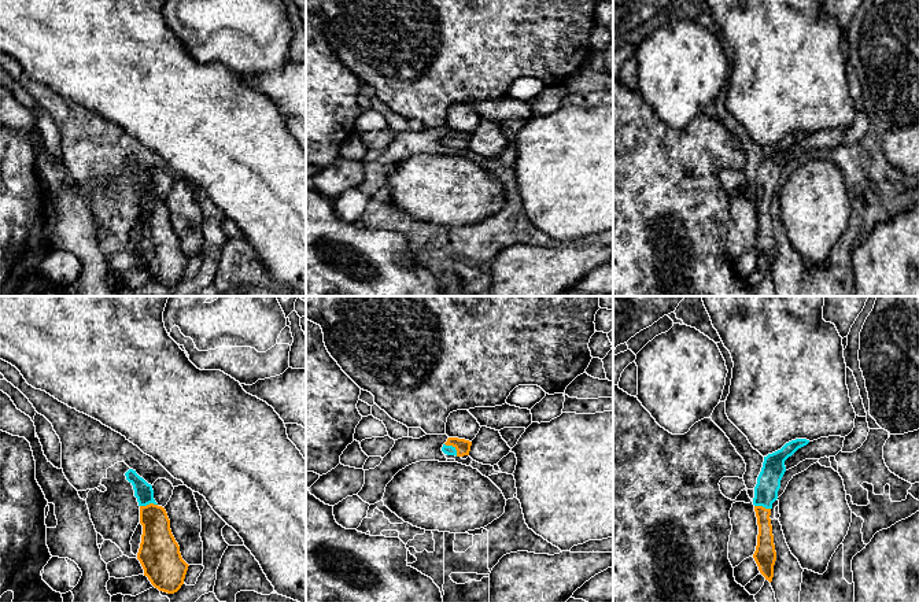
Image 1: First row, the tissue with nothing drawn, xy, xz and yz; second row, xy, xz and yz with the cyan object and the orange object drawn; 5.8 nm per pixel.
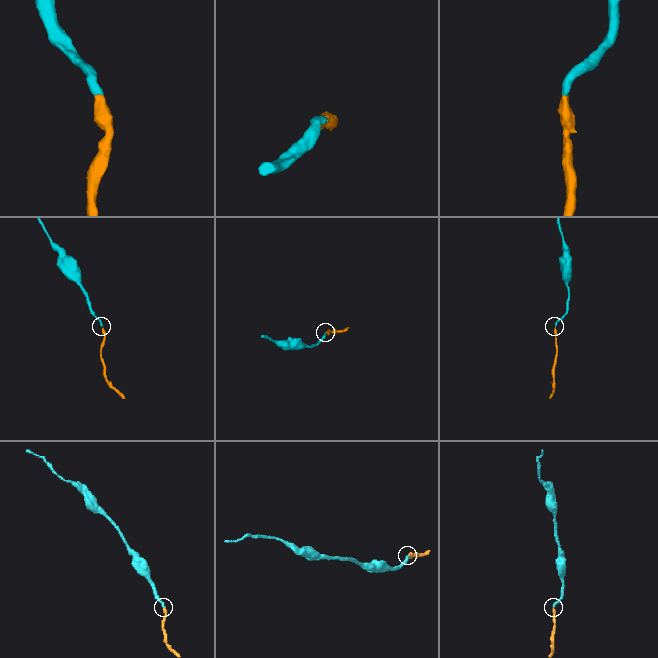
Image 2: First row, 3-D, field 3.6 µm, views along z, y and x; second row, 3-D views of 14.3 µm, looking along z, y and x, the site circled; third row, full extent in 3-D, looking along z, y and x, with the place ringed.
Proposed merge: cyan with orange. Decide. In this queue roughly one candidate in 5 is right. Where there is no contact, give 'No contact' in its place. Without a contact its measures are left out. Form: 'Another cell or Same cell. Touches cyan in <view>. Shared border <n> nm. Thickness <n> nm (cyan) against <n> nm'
Same cell. Touches cyan in xz. Shared border 110 nm. Thickness 60 nm (cyan) against 90 nm

